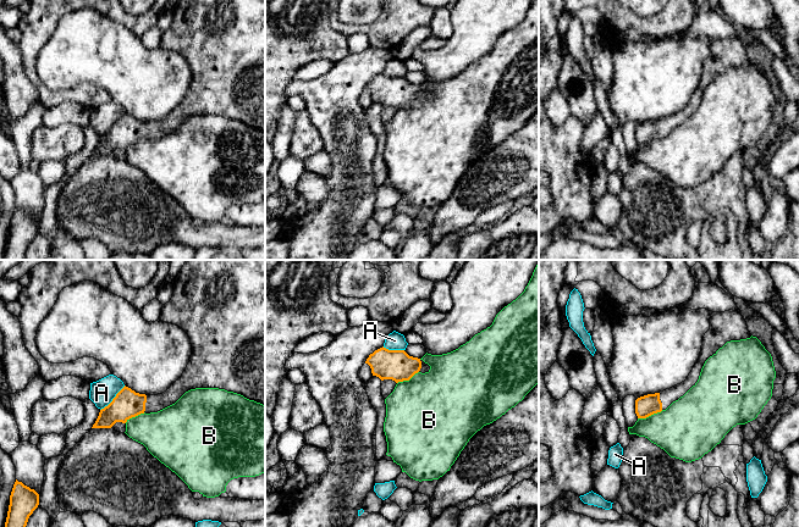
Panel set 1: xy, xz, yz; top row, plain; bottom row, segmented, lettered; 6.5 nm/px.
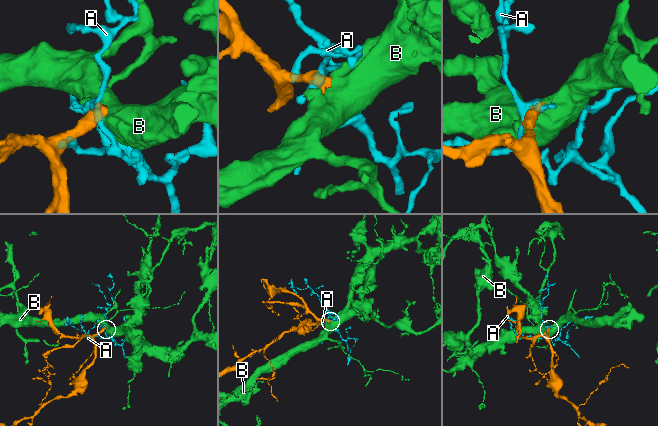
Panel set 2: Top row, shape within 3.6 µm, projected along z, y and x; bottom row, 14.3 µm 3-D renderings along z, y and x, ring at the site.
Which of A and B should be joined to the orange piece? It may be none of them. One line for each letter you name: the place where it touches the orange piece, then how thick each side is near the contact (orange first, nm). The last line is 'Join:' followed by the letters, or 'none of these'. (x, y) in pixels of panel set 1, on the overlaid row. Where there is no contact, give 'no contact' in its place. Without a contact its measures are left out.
Join: none of these

